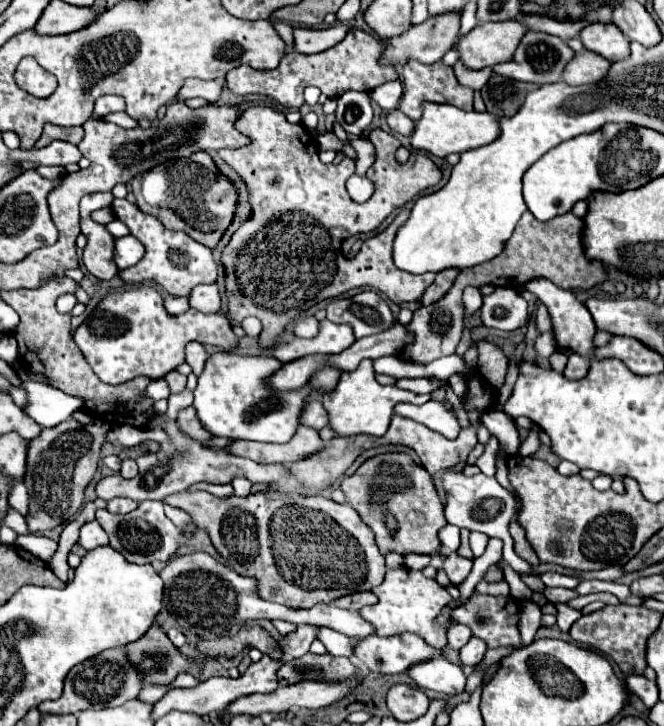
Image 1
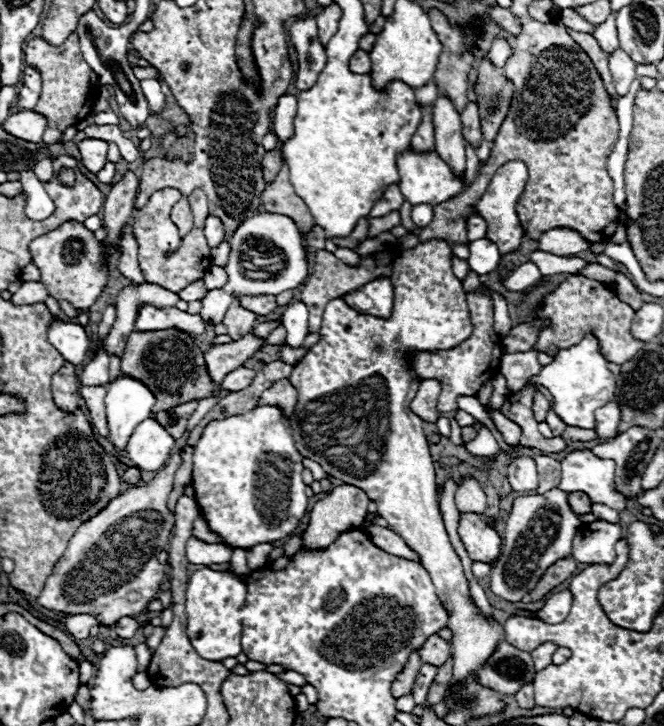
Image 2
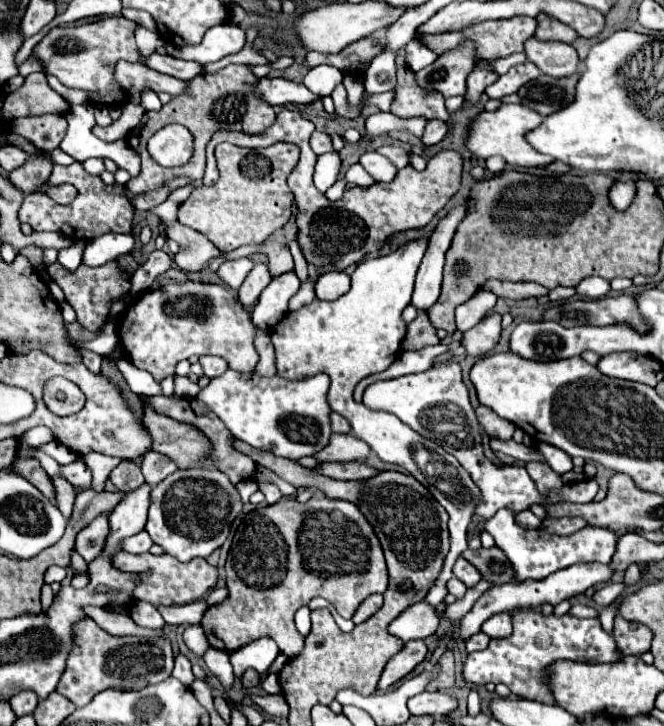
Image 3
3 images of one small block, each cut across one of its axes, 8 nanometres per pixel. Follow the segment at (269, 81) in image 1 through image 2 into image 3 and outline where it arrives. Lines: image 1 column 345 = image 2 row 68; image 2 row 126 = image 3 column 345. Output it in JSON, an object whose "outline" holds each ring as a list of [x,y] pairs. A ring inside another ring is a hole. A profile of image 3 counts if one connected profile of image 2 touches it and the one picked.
{"outline":[[[362,38],[352,42],[350,46],[342,48],[338,54],[322,54],[322,52],[308,52],[306,56],[306,66],[314,68],[320,64],[328,64],[334,66],[338,70],[346,70],[350,66],[354,66],[356,62],[370,62],[378,52],[382,50],[380,44],[376,44],[370,38]]]}

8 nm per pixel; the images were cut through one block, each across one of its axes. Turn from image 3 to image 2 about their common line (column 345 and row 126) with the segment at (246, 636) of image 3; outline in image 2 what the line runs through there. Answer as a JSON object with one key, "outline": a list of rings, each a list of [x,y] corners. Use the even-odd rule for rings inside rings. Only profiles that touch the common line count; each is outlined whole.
{"outline":[[[522,16],[522,34],[516,38],[514,52],[506,60],[504,76],[514,84],[516,92],[510,102],[510,116],[500,126],[496,140],[492,142],[492,152],[488,162],[482,164],[476,180],[462,194],[448,200],[446,204],[438,204],[434,208],[434,220],[418,230],[418,240],[444,240],[450,246],[462,244],[466,238],[466,216],[474,210],[476,202],[484,194],[490,184],[494,172],[512,160],[522,160],[528,168],[528,182],[524,194],[518,200],[518,216],[522,220],[524,234],[530,240],[538,240],[542,232],[554,228],[570,228],[578,232],[588,242],[606,242],[618,228],[620,210],[614,204],[614,186],[612,178],[606,172],[606,158],[610,154],[612,144],[618,138],[618,120],[616,112],[610,104],[610,96],[604,88],[604,82],[594,68],[588,54],[568,36],[564,24],[538,24]]]}

